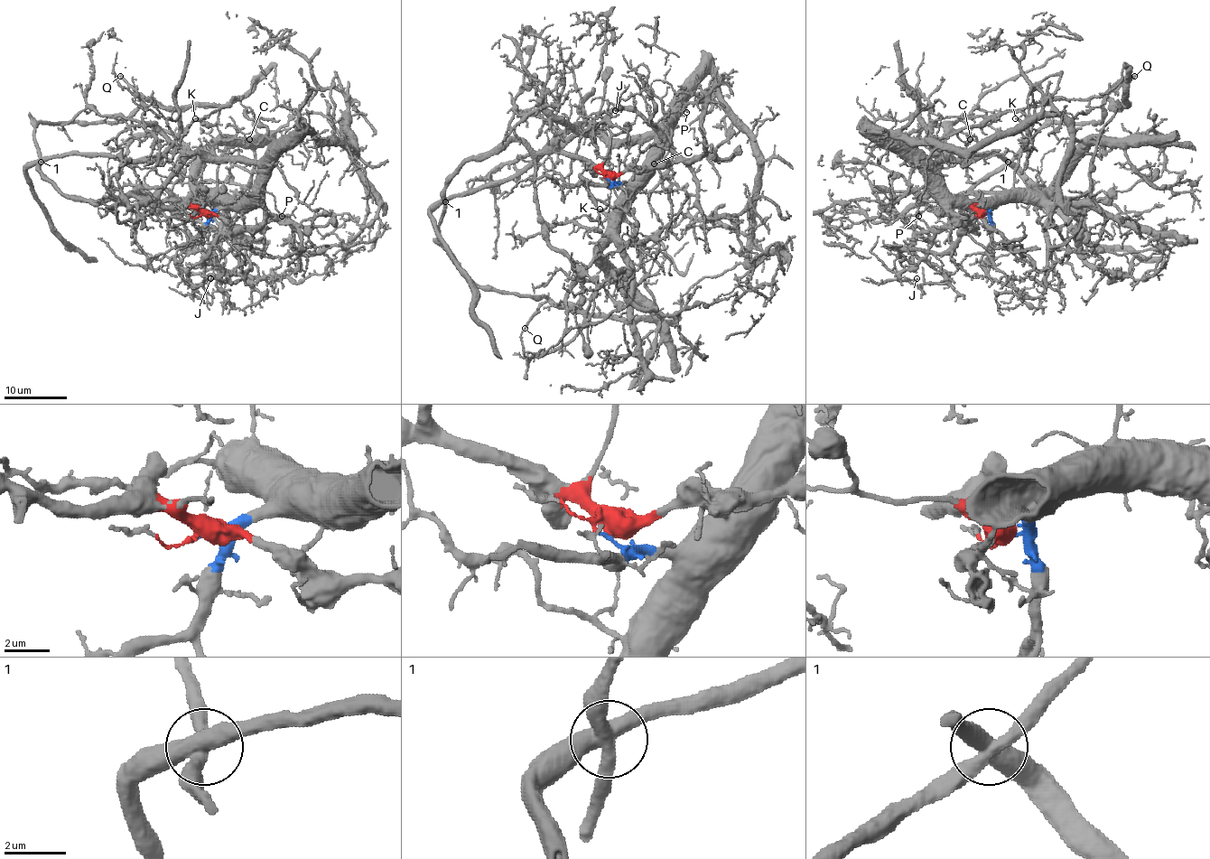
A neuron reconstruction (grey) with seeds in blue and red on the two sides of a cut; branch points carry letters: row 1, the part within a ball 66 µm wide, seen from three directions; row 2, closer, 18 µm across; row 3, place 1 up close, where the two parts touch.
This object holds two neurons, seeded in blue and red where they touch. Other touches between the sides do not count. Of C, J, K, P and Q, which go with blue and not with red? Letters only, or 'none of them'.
C, J, P

